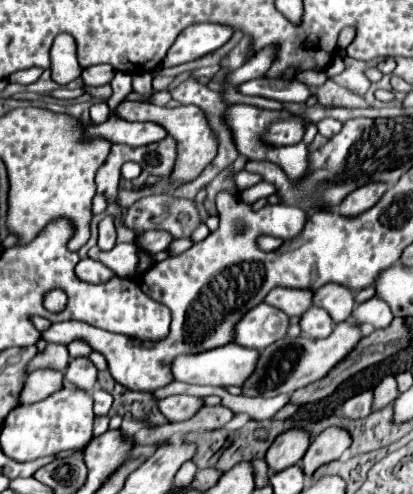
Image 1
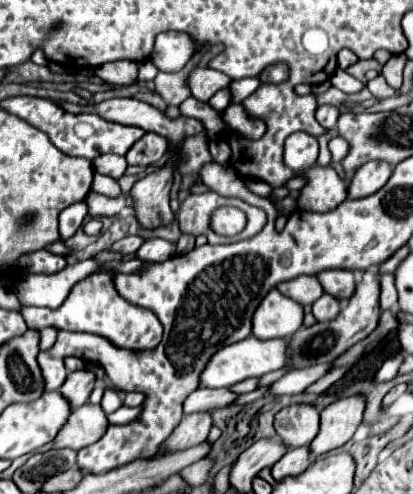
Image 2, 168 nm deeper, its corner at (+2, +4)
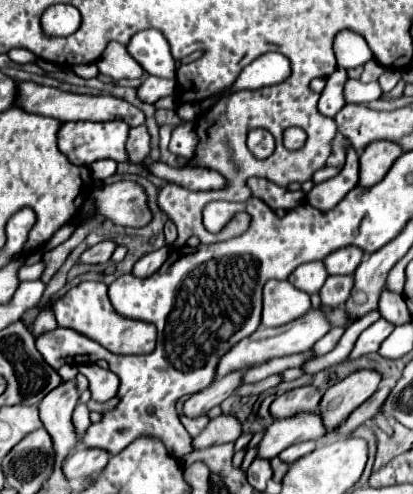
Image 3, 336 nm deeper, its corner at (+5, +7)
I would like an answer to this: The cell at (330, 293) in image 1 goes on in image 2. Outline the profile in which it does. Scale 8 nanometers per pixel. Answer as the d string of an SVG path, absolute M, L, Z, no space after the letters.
M324 270L318 274L318 280L326 294L338 296L338 300L348 300L354 294L354 272L346 270Z

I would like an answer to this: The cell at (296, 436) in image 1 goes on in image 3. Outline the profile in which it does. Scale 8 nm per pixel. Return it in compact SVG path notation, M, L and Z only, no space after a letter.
M315 385L291 389L273 401L271 415L275 419L283 419L283 417L293 417L299 411L311 411L319 405L321 397L323 393Z

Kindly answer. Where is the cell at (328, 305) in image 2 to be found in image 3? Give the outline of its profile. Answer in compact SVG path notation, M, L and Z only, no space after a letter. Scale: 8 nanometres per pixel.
M331 275L327 277L319 295L323 305L339 307L347 301L347 297L351 295L351 289L353 289L353 275Z

